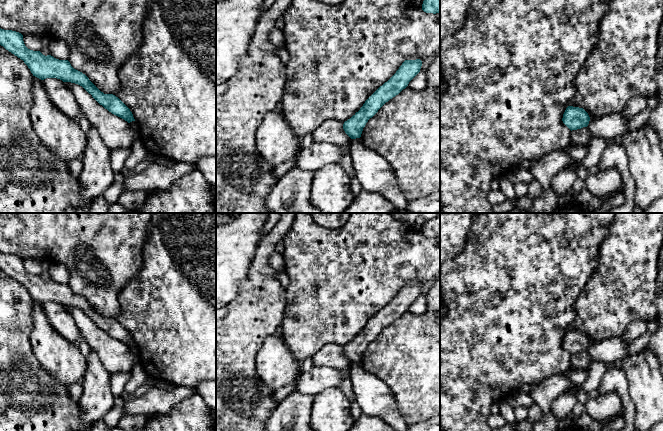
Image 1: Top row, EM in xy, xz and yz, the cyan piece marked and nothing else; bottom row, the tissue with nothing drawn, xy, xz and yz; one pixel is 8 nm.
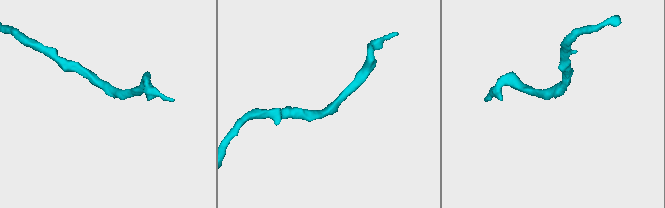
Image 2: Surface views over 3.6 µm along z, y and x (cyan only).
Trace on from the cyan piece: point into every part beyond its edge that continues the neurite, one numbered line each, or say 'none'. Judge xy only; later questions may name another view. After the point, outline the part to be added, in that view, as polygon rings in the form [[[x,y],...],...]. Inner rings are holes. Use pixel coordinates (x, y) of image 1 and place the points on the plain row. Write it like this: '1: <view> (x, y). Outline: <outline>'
none

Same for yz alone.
none

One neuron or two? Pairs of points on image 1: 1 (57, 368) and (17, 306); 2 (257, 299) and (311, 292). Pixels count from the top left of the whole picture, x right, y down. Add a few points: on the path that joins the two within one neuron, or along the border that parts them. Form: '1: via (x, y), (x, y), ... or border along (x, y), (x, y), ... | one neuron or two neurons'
1: border along (34, 306), (30, 333), (30, 346), (33, 352) | two neurons
2: border along (285, 289), (285, 311), (282, 318) | two neurons

